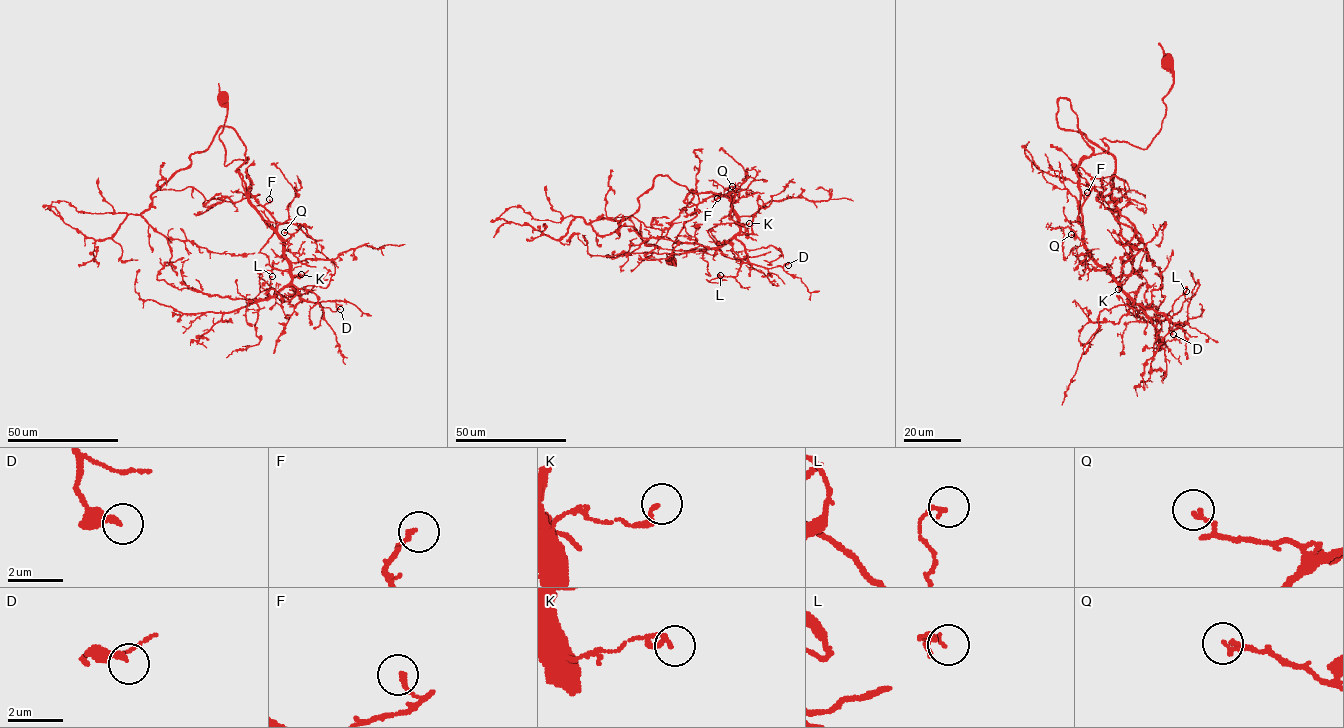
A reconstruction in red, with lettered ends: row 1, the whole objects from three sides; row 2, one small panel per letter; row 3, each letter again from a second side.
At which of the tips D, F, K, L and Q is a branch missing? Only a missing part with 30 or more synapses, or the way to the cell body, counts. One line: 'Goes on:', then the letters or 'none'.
Goes on: Q

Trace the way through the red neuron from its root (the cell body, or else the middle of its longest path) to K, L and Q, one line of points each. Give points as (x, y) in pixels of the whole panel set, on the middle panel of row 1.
K: (671, 261), (696, 215), (685, 210), (690, 191), (728, 195), (738, 223), (749, 223)
L: (671, 261), (696, 215), (686, 211), (688, 192), (728, 195), (748, 261), (736, 276), (720, 275)
Q: (671, 261), (696, 215), (686, 211), (688, 192), (736, 195), (732, 186)

